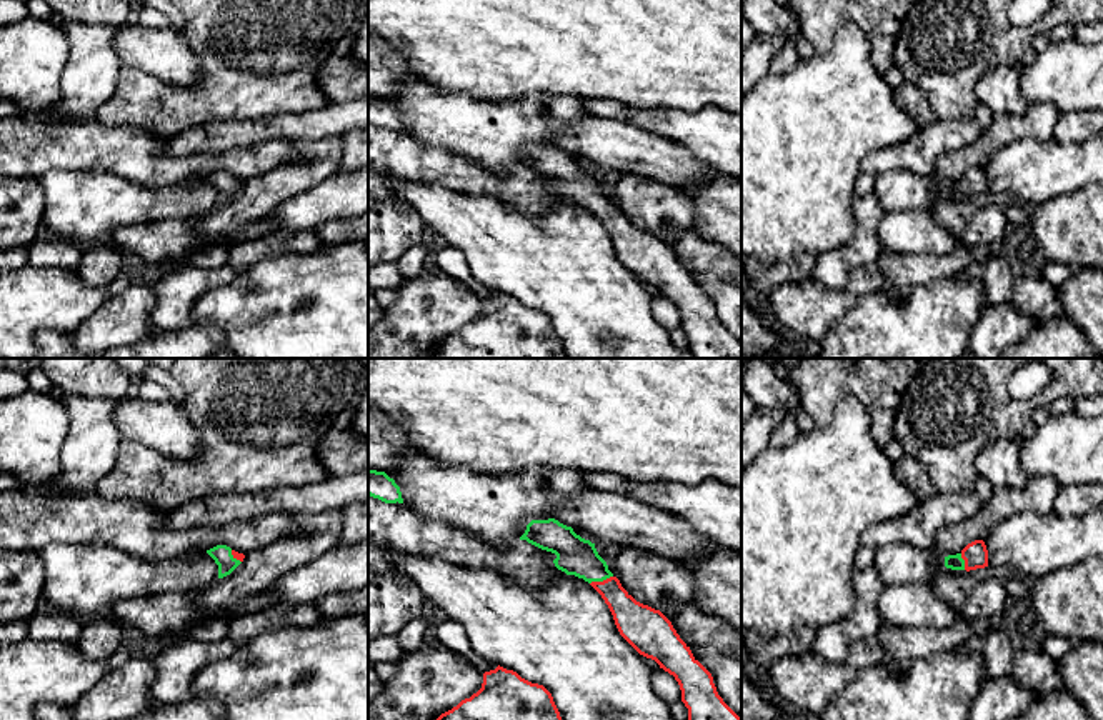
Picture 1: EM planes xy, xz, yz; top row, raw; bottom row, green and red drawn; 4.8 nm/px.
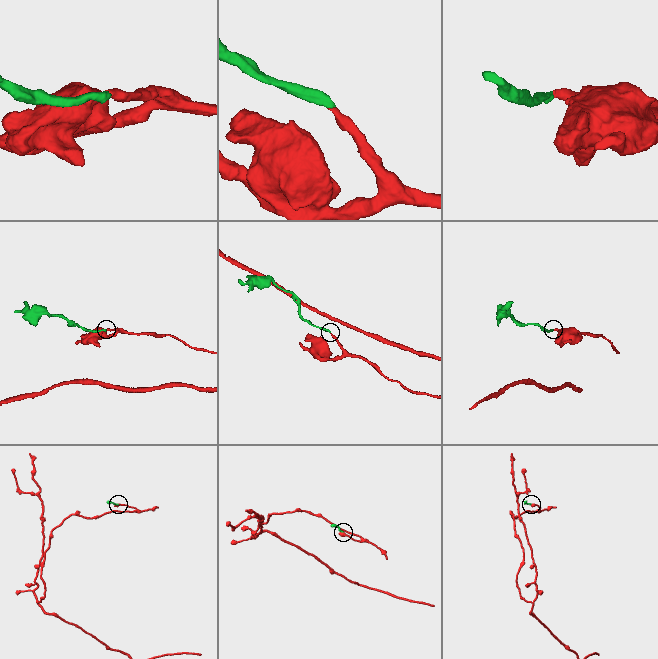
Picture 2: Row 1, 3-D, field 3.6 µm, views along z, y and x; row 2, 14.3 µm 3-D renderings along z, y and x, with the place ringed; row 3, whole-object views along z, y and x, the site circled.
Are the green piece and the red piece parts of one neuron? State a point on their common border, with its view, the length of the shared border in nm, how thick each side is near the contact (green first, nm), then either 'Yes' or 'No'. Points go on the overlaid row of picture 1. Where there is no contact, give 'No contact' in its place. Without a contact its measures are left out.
Touches green at xz (600, 580). Shared border 120 nm. Thickness 190 nm (green) against 180 nm. Yes

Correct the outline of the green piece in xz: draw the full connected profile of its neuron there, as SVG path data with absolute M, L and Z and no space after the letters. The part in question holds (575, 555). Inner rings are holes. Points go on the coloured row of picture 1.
M555 518L532 520L520 540L556 555L555 567L588 582L608 605L620 635L675 677L688 720L741 720L718 695L711 673L693 657L671 622L636 602L608 570L595 543Z

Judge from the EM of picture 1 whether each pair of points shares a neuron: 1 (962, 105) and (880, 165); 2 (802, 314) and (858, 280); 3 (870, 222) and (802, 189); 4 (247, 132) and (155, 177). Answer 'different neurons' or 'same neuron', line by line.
1: different neurons
2: same neuron
3: different neurons
4: different neurons

